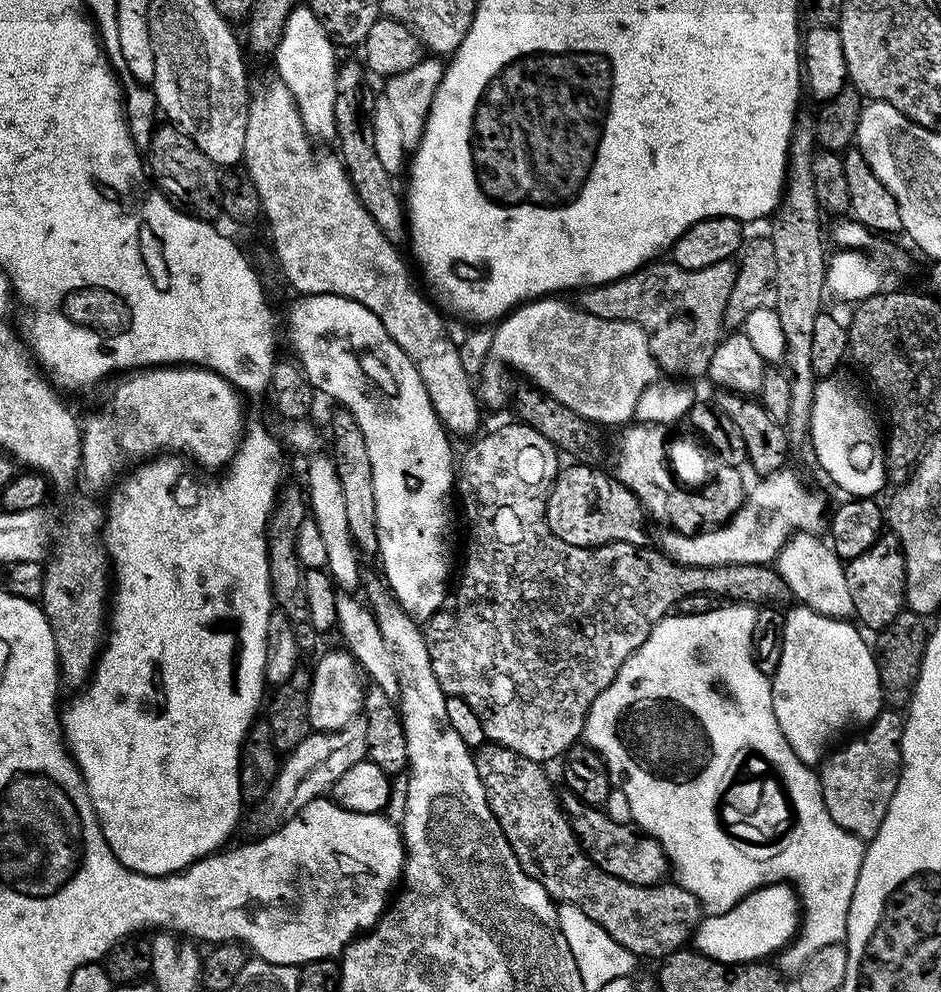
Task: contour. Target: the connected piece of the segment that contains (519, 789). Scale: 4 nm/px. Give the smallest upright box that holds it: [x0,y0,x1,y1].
[475,742,702,958]

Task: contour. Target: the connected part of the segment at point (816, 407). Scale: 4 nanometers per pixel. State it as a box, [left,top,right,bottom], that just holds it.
[806,378,886,498]

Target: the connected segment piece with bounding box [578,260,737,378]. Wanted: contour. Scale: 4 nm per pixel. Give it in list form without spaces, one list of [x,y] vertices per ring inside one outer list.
[[[723,260],[702,270],[682,270],[682,266],[671,262],[660,263],[649,262],[628,276],[611,280],[608,284],[594,284],[583,289],[579,293],[578,306],[583,312],[589,312],[598,318],[628,320],[637,324],[648,336],[650,354],[656,359],[656,367],[661,373],[666,372],[664,374],[672,378],[707,377],[710,358],[719,346],[726,328],[724,311],[730,298],[730,290],[734,290],[737,265],[732,260]]]

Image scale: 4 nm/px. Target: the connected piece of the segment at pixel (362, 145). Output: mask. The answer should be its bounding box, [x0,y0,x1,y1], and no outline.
[335,61,407,246]

